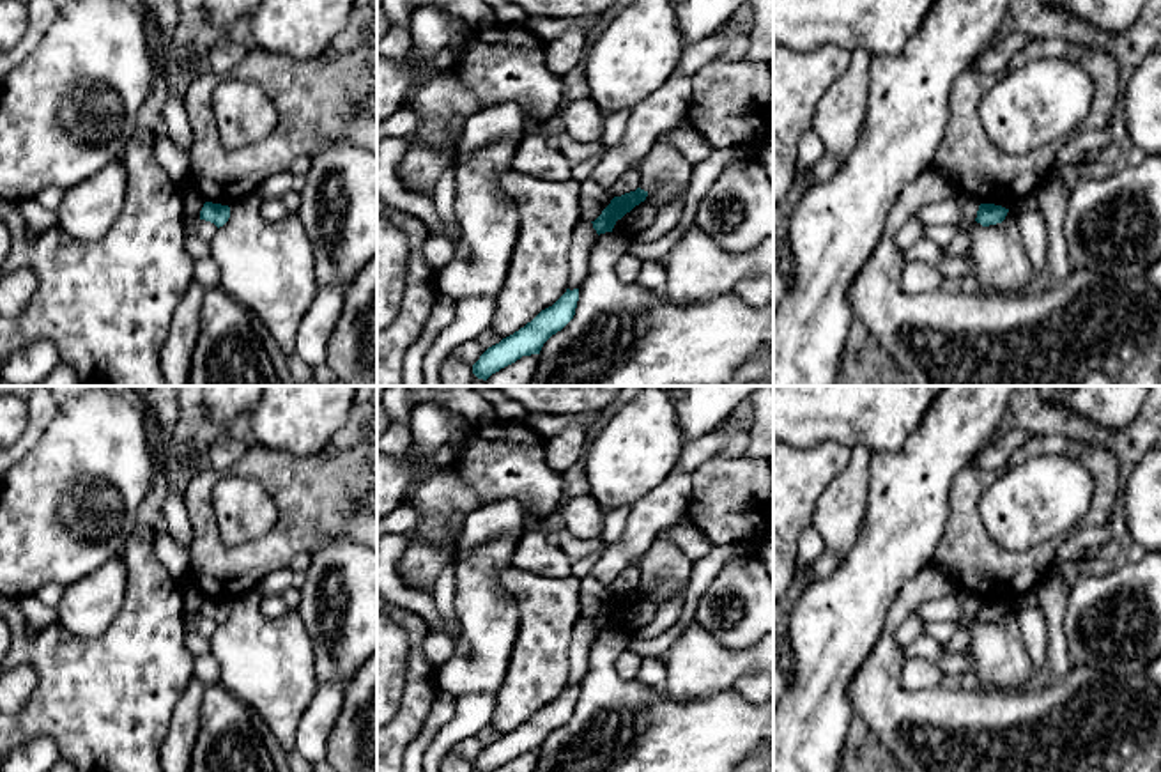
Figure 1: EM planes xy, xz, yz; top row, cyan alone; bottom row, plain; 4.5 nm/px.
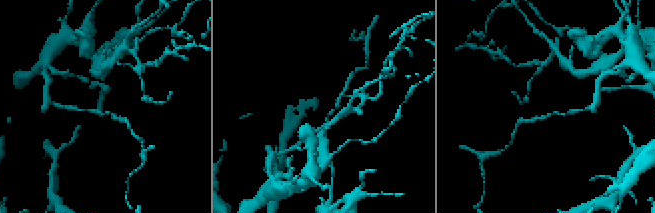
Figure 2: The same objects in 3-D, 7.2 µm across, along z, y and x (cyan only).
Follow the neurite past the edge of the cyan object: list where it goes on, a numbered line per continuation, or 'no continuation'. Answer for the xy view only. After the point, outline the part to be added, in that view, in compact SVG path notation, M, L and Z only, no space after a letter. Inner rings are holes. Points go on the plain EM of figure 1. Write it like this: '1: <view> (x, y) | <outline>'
no continuation

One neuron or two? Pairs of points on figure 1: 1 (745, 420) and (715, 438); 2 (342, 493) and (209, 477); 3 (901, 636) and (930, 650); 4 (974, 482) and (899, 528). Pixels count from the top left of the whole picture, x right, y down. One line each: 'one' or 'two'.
1: one
2: one
3: two
4: two

